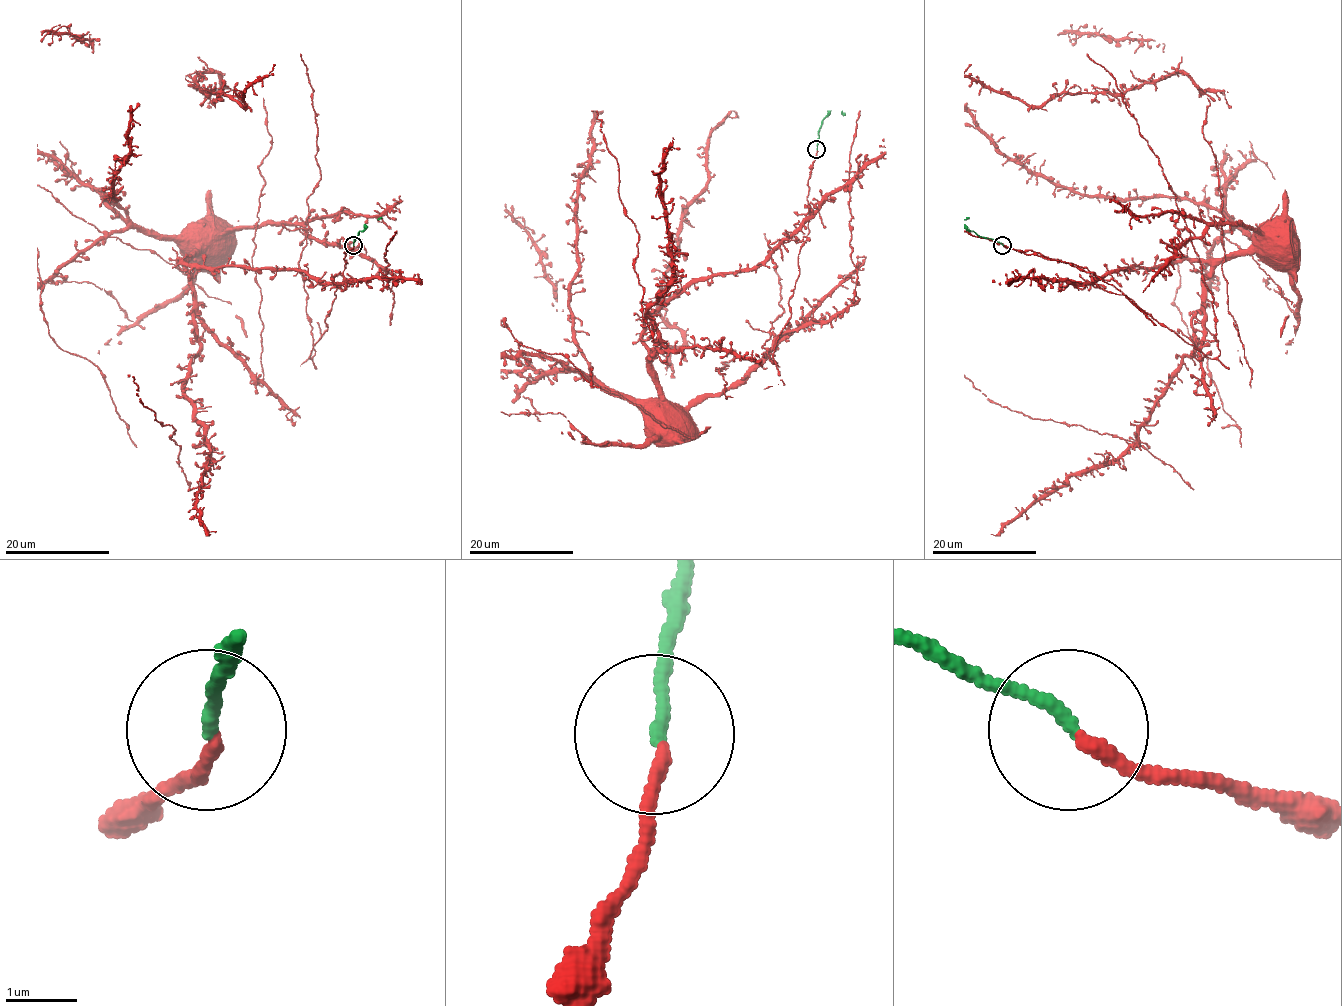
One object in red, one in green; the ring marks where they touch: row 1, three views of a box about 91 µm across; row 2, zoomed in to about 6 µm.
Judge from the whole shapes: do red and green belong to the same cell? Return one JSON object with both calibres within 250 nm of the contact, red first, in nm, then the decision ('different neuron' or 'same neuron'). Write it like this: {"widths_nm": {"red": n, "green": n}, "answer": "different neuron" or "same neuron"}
{"widths_nm": {"red": 180, "green": 180}, "answer": "same neuron"}

